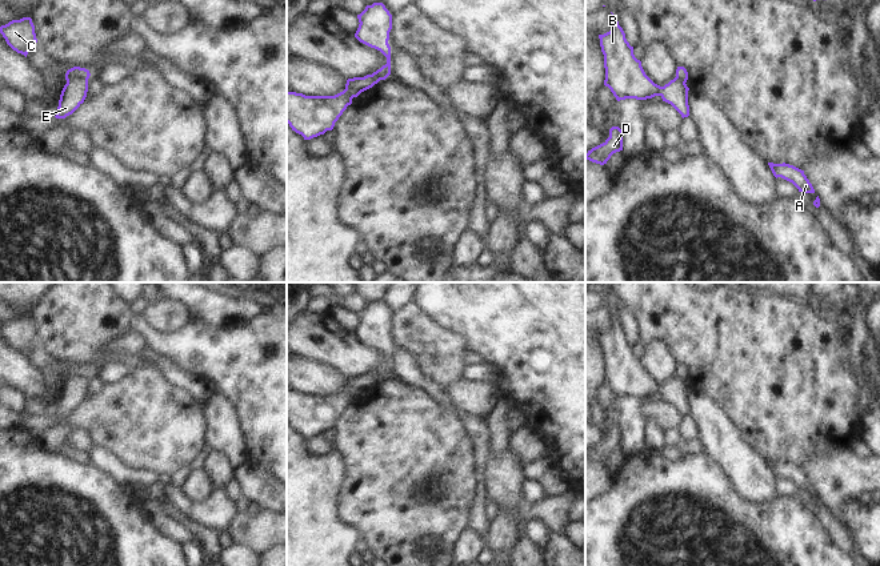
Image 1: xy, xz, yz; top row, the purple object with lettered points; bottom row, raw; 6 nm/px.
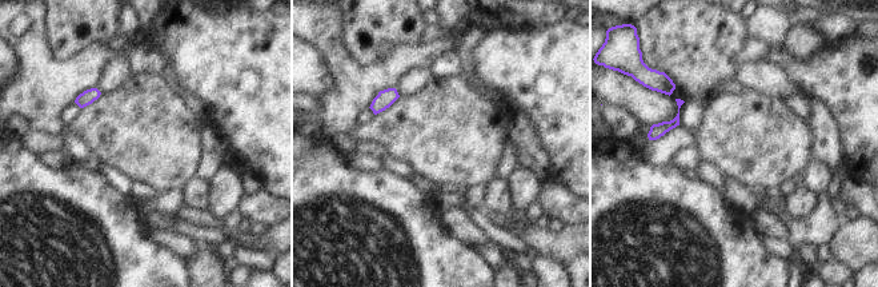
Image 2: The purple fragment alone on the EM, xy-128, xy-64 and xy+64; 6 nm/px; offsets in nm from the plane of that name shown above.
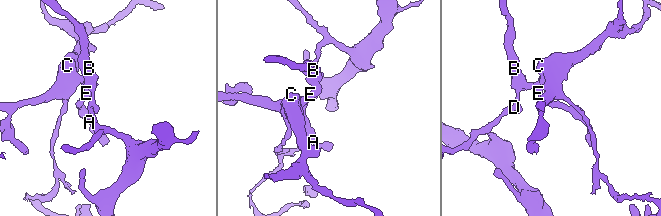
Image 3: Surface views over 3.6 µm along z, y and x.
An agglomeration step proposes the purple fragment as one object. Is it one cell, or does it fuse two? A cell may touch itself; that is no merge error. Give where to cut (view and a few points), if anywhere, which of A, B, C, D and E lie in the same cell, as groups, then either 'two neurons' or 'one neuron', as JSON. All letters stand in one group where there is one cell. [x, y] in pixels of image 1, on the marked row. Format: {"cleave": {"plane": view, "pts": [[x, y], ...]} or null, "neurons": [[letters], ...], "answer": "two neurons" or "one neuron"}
{"cleave": {"plane": "xy", "pts": [[90, 73], [82, 77], [72, 77], [67, 83]]}, "neurons": [["A", "B", "D", "E"], ["C"]], "answer": "two neurons"}

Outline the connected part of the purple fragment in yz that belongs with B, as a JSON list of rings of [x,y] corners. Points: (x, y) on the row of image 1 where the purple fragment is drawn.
[[[613,19],[612,29],[599,35],[604,55],[604,85],[611,89],[617,101],[625,99],[647,100],[660,96],[671,104],[681,117],[689,116],[688,91],[684,81],[675,77],[664,87],[655,84],[644,72],[641,61],[633,55],[633,47],[625,39],[619,21]]]

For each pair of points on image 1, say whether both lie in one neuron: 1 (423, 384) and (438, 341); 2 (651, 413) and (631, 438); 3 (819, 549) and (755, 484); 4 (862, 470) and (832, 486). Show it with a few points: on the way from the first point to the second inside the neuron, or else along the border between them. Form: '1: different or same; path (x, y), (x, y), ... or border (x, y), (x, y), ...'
1: different; border (408, 350), (418, 369), (431, 382), (440, 385)
2: different; border (643, 398), (642, 417), (646, 421)
3: different; border (739, 493), (752, 502), (766, 502), (778, 494)
4: same; path (855, 476), (839, 480)

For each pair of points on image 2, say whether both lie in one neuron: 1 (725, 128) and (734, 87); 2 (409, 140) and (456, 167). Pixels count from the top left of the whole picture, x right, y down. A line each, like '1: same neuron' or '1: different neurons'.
1: different neurons
2: same neuron

